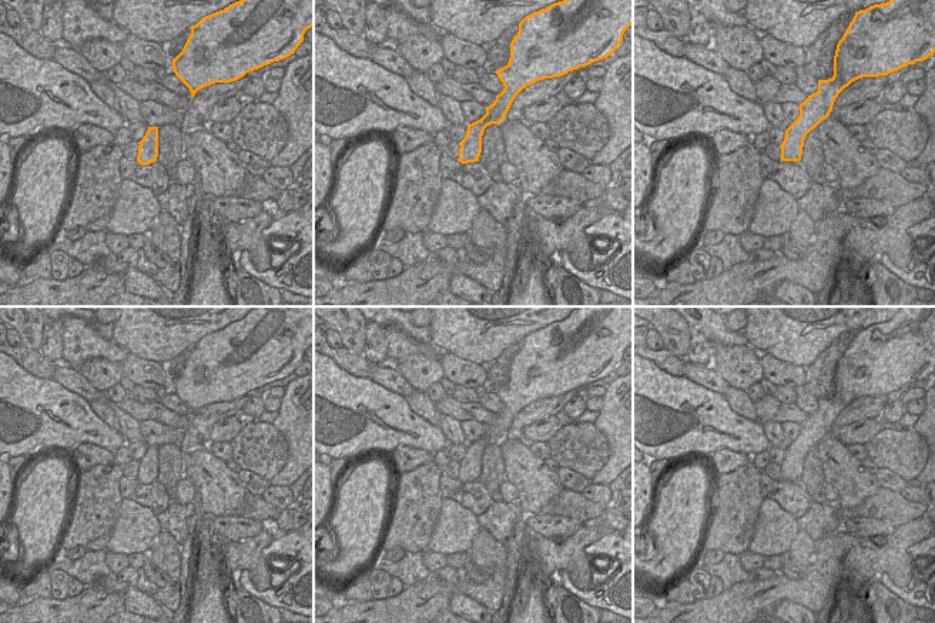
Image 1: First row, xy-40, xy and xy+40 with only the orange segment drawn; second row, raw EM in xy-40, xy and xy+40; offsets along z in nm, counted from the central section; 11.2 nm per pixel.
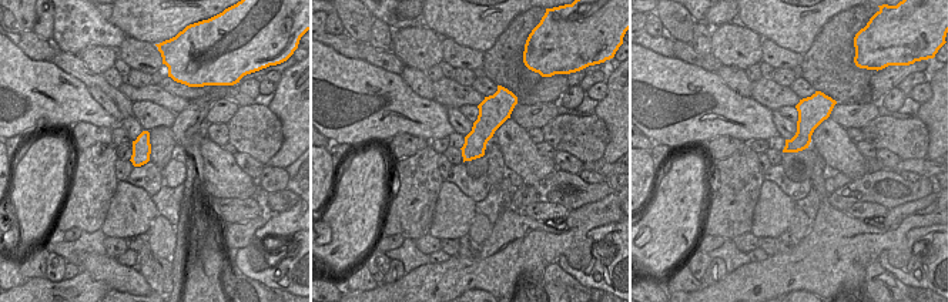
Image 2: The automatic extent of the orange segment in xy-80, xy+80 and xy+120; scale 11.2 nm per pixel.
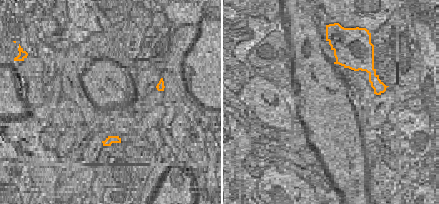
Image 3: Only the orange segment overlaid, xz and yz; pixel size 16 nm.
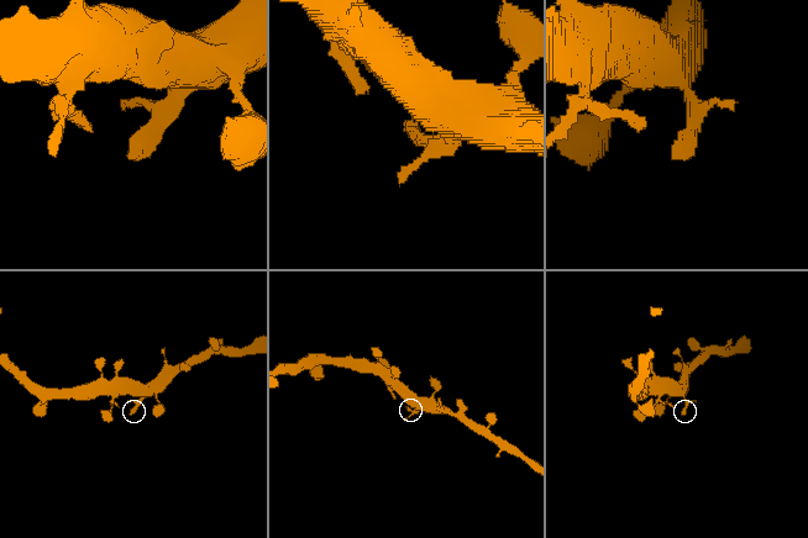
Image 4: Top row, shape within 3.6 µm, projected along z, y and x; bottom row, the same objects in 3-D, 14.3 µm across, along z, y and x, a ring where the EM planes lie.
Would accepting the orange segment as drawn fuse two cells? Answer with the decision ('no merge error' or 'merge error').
no merge error

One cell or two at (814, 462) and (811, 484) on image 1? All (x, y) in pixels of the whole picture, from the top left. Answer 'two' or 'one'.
one

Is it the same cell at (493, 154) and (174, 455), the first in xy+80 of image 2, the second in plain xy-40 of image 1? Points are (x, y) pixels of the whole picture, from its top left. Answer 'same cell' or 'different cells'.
same cell

